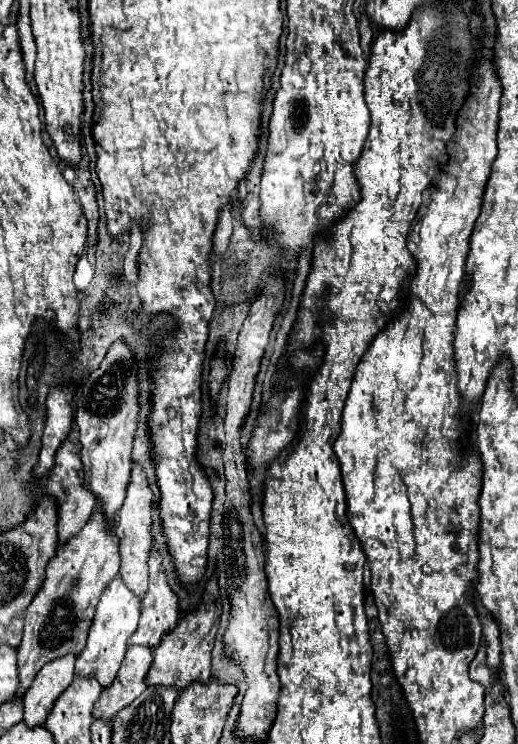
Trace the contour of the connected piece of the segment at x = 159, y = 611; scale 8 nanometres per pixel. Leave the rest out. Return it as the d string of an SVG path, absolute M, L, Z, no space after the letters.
M156 550L150 552L150 586L148 594L142 600L142 616L136 634L130 636L128 646L148 646L156 648L162 638L178 624L178 598L170 590L160 554Z

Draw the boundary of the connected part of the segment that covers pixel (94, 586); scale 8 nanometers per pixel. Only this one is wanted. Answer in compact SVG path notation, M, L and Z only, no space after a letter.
M96 508L82 532L68 544L60 546L46 568L46 580L40 592L28 606L24 618L24 638L18 648L18 676L20 688L14 698L22 698L30 688L40 668L66 654L80 654L84 650L88 628L94 618L96 604L106 586L116 578L120 568L118 540L110 534L104 514Z

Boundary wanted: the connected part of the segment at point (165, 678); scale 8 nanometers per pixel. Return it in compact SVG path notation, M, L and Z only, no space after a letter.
M198 606L192 614L180 620L176 626L176 632L172 636L164 638L164 644L156 648L152 654L152 668L146 674L148 686L166 686L172 690L182 692L194 682L208 684L210 682L210 652L214 646L216 630L218 630L218 618L220 618L220 606Z

